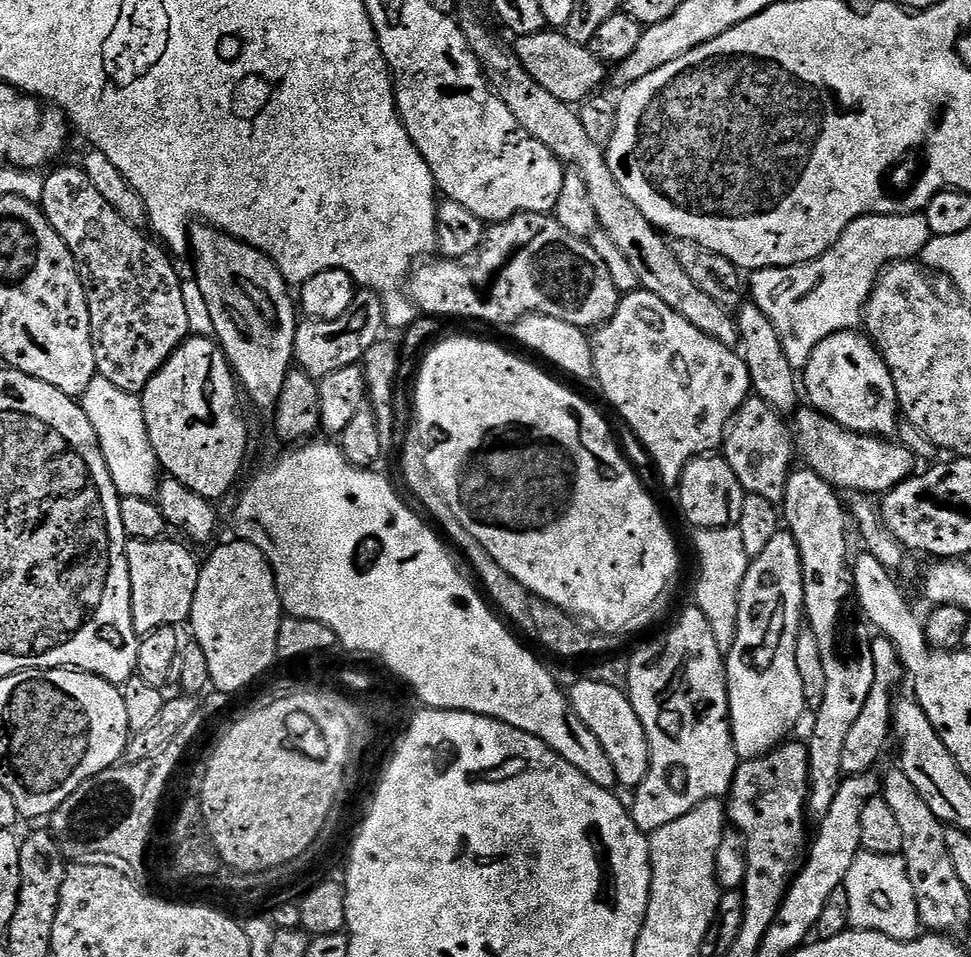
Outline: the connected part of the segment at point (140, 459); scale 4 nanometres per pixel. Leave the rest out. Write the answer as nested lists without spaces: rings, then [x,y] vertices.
[[[97,374],[90,386],[86,386],[78,403],[82,406],[86,418],[90,418],[94,434],[98,434],[100,449],[110,470],[110,478],[121,497],[155,497],[158,487],[158,461],[154,446],[150,442],[150,434],[146,430],[146,416],[140,396],[134,392],[118,390],[114,382],[106,382],[106,378]]]

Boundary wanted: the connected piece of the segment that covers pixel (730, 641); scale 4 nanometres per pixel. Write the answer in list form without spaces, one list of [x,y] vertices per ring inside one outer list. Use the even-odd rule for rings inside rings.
[[[739,527],[702,528],[695,535],[696,552],[700,555],[700,577],[696,580],[694,604],[702,610],[702,614],[706,614],[714,642],[718,642],[721,654],[726,654],[734,646],[734,638],[738,634],[738,598],[750,557],[746,554],[746,546],[742,546]]]

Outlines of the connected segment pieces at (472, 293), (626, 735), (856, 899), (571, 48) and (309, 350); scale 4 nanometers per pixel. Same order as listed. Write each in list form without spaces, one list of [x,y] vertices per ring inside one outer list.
[[[519,212],[510,220],[491,225],[484,233],[479,250],[462,260],[432,258],[417,263],[406,284],[408,295],[425,316],[461,316],[464,320],[508,326],[515,325],[523,316],[549,316],[562,318],[562,322],[570,322],[585,330],[605,324],[614,310],[618,310],[622,295],[594,246],[590,246],[585,237],[570,234],[570,230],[558,226],[555,215],[543,212]]]
[[[580,678],[569,686],[568,693],[571,706],[579,720],[590,730],[590,734],[594,734],[594,738],[598,738],[602,750],[606,750],[606,758],[610,758],[610,766],[614,766],[616,784],[628,790],[637,788],[648,773],[650,746],[646,730],[642,730],[642,722],[638,721],[627,693],[585,678]]]
[[[861,850],[850,866],[850,874],[844,880],[844,889],[850,898],[850,925],[862,932],[877,932],[895,940],[914,940],[921,935],[918,906],[914,902],[914,886],[910,886],[910,874],[906,870],[903,855],[887,856]]]
[[[545,30],[538,34],[526,34],[515,37],[514,51],[522,66],[542,86],[542,90],[550,90],[554,98],[576,106],[587,96],[593,95],[600,83],[606,80],[606,65],[599,60],[585,45],[570,42],[563,31]]]
[[[371,290],[357,291],[354,302],[342,318],[333,320],[301,319],[296,326],[292,354],[295,367],[310,374],[318,382],[326,378],[326,374],[334,374],[334,370],[342,370],[346,366],[360,364],[366,350],[381,339],[380,332],[386,328],[386,311],[382,306],[379,295]]]

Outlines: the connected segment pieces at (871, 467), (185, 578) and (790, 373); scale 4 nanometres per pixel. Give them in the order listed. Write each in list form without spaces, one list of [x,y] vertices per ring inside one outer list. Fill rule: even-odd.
[[[808,406],[801,407],[795,413],[794,419],[796,419],[796,444],[804,455],[803,463],[813,468],[824,481],[841,493],[883,494],[917,471],[917,457],[899,442],[851,432],[849,428],[842,427],[823,412],[817,412]]]
[[[169,538],[129,540],[124,547],[130,566],[130,602],[132,625],[137,636],[149,636],[159,628],[180,626],[192,615],[194,594],[198,590],[200,564],[192,557],[191,547],[183,548]]]
[[[751,302],[741,304],[735,318],[740,335],[738,351],[750,370],[753,393],[763,398],[773,412],[795,413],[802,404],[802,384],[797,369],[792,368],[786,359],[786,350],[782,350],[782,338],[778,330],[774,330],[774,322],[770,322],[758,305]]]

